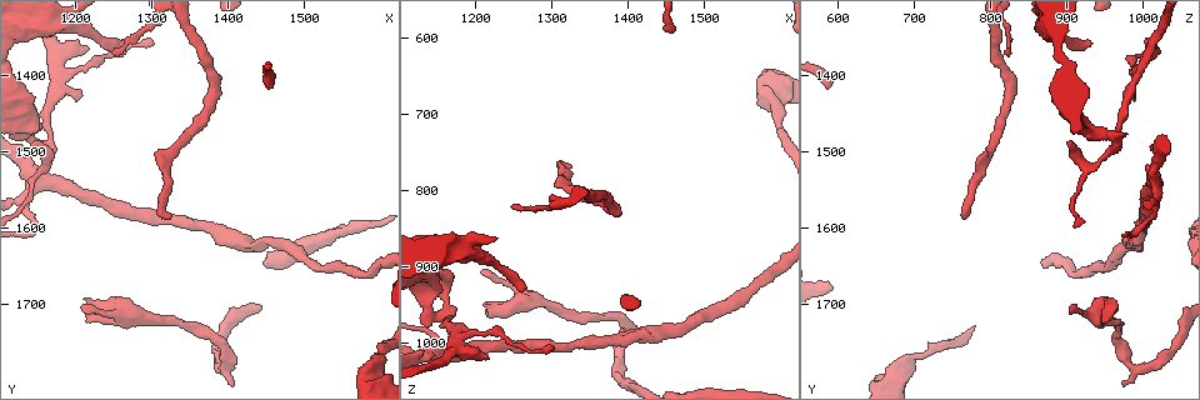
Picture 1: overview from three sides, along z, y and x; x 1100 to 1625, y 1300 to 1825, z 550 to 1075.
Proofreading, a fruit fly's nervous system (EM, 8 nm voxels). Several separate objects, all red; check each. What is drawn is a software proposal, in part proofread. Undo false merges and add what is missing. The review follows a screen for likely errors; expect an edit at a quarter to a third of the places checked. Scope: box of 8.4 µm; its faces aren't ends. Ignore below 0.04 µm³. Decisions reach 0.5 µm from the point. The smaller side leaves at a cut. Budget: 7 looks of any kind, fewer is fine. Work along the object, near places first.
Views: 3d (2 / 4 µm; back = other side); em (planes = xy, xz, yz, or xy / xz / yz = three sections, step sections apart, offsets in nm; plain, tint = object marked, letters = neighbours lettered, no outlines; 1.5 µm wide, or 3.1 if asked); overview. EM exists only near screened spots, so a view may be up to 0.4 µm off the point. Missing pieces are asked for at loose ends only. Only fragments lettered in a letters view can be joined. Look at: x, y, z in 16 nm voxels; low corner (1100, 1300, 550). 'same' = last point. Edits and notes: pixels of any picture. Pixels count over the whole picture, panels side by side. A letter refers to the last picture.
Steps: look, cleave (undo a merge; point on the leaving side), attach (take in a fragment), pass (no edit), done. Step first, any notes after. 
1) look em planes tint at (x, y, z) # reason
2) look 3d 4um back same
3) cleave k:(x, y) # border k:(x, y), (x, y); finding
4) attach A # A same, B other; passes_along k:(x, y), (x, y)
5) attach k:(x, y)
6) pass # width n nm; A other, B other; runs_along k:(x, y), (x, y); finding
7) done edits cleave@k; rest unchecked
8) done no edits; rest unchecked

look em yz step 4 letters at (1160, 1490, 965) # sharp bend

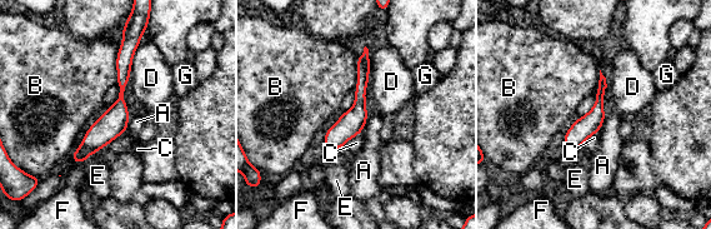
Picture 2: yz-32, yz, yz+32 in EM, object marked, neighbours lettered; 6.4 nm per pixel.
look em planes letters same # cut it another way

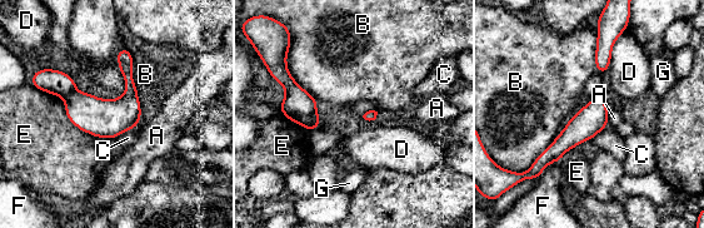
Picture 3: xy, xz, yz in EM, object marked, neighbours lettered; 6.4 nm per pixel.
cleave 3:(315, 118) # A other, B other, C other, D other, E other, F other, G other; border 3:(315, 110), (311, 115), (311, 128); a second cell is stuck on

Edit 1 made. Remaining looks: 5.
look em xy step 4 letters at (1260, 1355, 930) # branch stops here

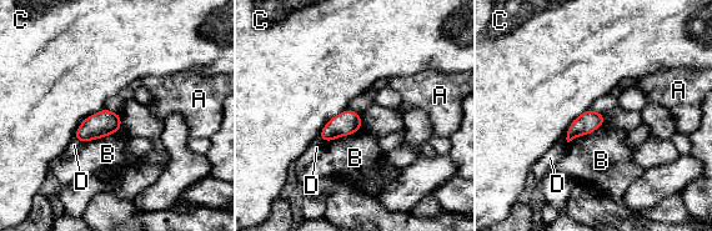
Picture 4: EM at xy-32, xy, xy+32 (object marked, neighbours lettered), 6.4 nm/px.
look em planes letters same

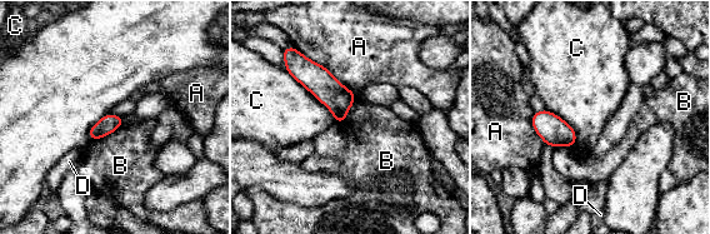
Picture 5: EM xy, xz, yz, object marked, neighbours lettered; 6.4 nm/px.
pass # A other, B other, C other, D other; no lettered fragment goes on from it

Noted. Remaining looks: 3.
look 3d 4um at (1325, 1585, 770) # tapers out

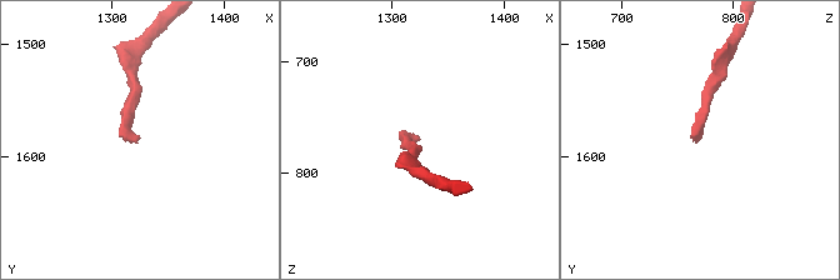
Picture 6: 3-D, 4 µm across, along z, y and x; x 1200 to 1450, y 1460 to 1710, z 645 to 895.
look em planes plain at (1326, 1584, 770) # need the tissue

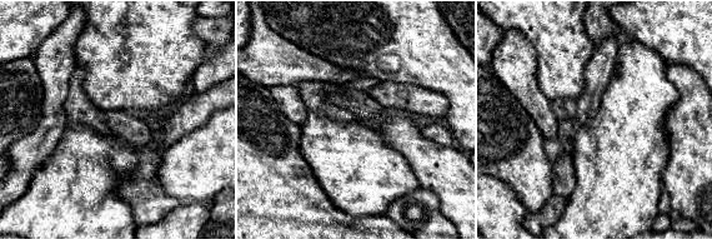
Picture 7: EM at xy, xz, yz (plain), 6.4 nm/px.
look em planes letters same

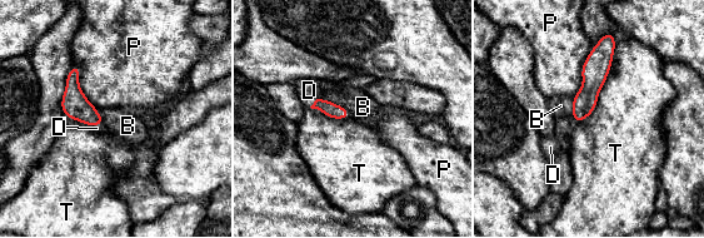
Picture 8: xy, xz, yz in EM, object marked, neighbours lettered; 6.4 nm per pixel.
attach D # B other, D same, P other, T other; passes_along 8:(335, 112), (318, 99), (309, 90); it goes on there

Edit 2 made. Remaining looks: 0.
done edits cleave@3, attach@8; rest unchecked

